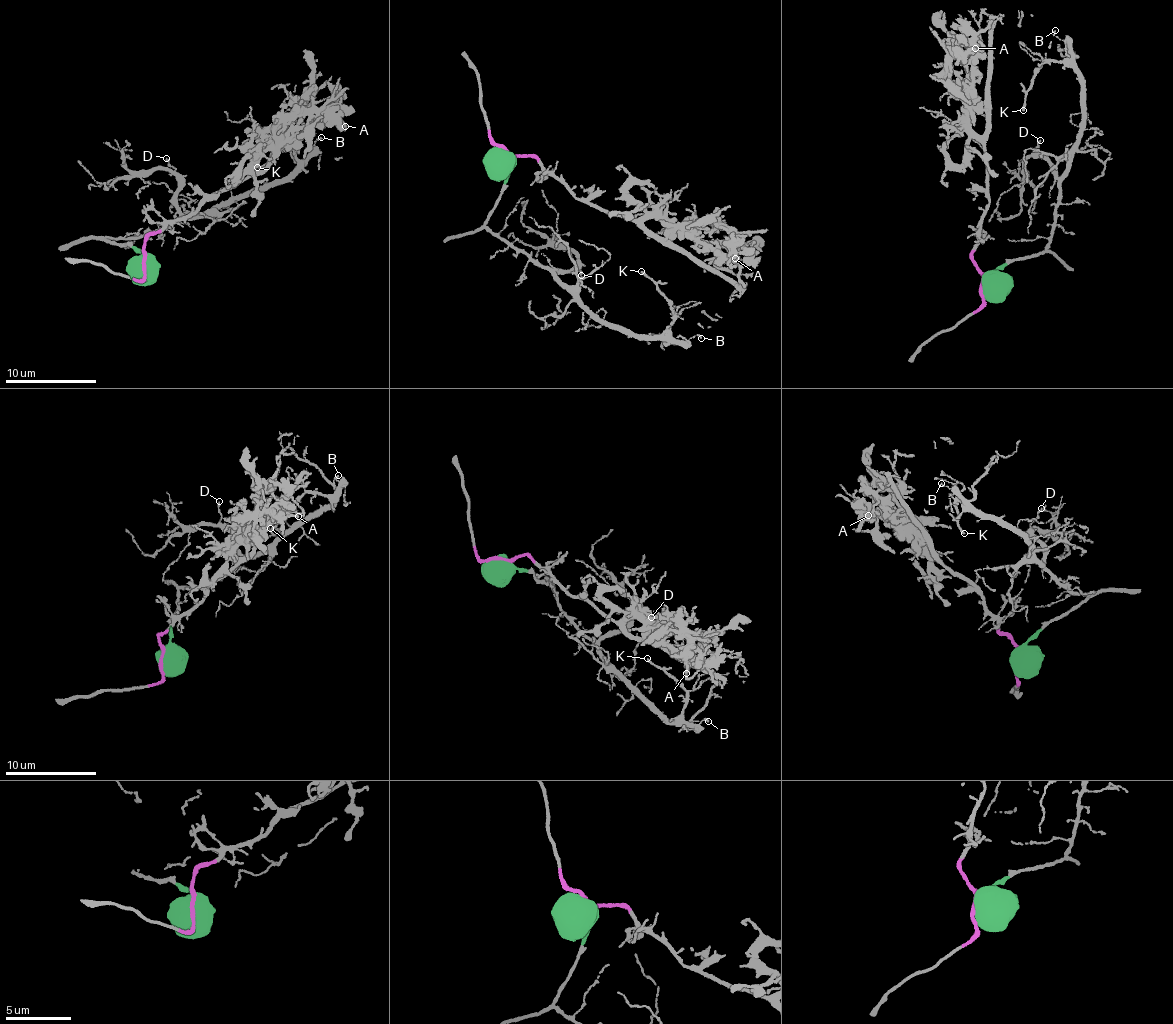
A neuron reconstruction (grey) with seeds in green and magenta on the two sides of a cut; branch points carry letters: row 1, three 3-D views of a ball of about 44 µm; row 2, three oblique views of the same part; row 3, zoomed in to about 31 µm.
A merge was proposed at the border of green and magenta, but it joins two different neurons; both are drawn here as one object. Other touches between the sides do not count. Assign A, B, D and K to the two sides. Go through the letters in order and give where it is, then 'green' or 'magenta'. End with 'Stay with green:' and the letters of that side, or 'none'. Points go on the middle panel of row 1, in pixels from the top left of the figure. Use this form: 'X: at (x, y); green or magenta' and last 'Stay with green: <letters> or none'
A: at (735, 258); magenta
B: at (701, 338); green
D: at (581, 275); green
K: at (641, 271); green
Stay with green: B, D, K

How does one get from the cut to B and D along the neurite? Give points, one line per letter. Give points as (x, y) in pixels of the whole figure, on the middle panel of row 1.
B: (507, 154), (509, 168), (487, 229), (553, 274), (604, 320), (639, 335), (685, 341), (701, 337)
D: (507, 154), (509, 168), (487, 229), (560, 274), (579, 263), (581, 275)

